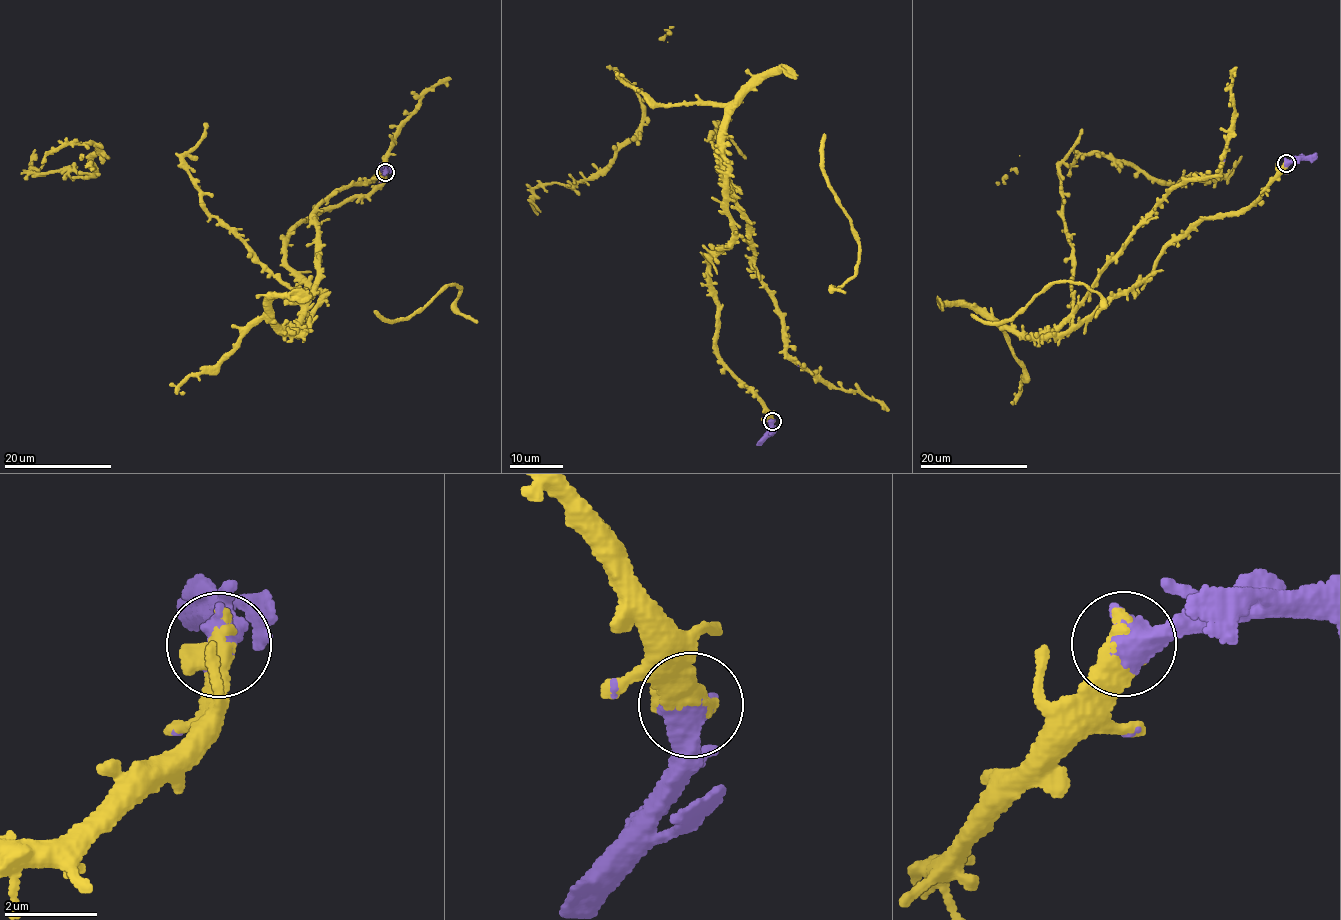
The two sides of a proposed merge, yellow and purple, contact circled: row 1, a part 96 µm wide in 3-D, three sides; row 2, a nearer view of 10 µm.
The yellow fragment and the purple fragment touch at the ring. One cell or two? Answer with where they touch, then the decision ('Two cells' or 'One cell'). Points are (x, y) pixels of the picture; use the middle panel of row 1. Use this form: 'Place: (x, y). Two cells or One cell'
Place: (772, 421). One cell

